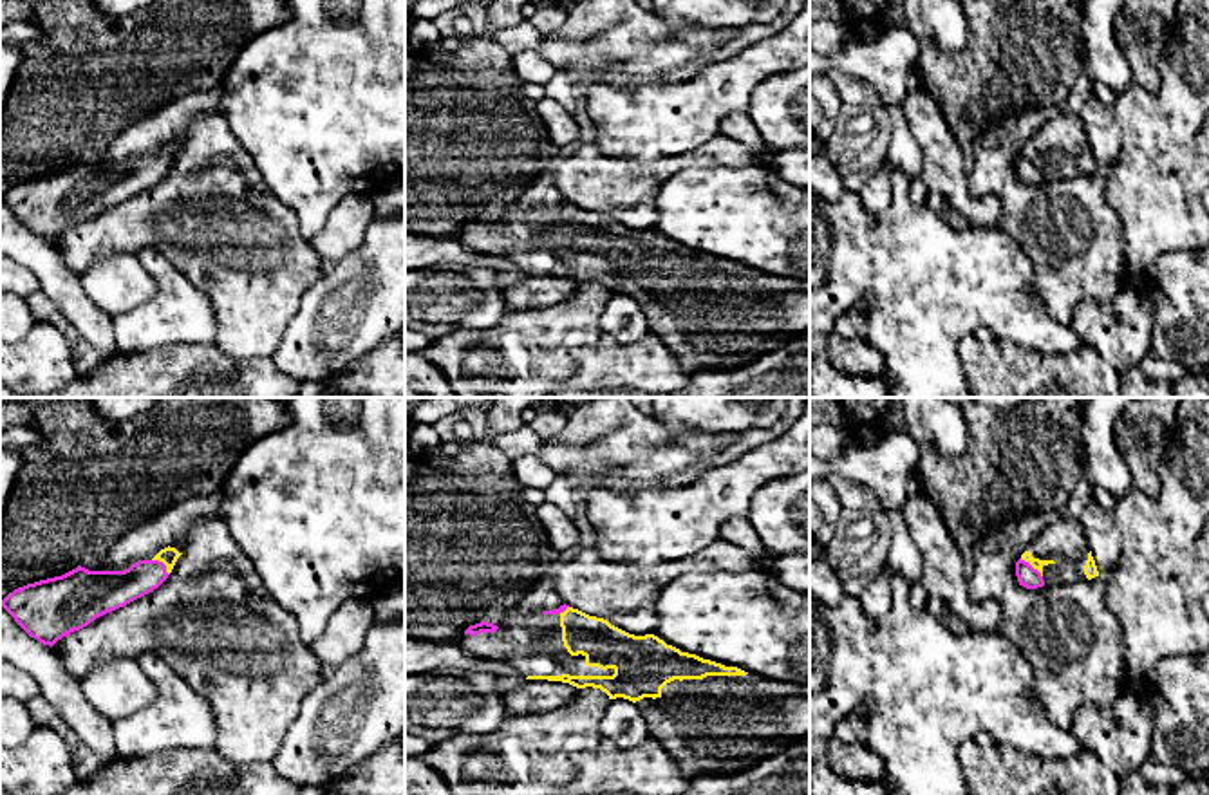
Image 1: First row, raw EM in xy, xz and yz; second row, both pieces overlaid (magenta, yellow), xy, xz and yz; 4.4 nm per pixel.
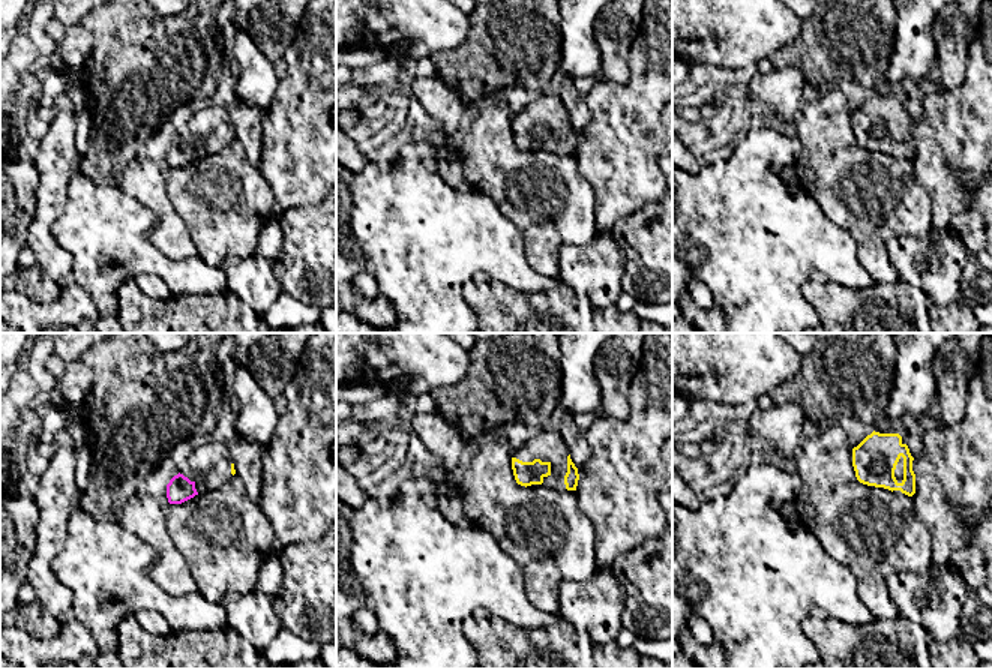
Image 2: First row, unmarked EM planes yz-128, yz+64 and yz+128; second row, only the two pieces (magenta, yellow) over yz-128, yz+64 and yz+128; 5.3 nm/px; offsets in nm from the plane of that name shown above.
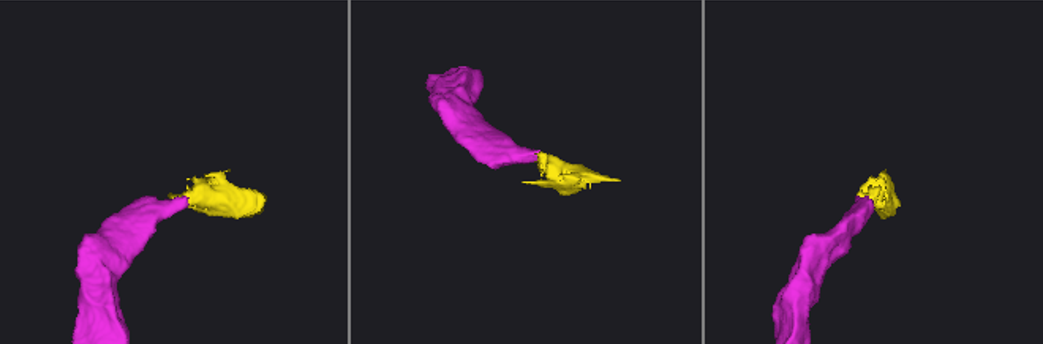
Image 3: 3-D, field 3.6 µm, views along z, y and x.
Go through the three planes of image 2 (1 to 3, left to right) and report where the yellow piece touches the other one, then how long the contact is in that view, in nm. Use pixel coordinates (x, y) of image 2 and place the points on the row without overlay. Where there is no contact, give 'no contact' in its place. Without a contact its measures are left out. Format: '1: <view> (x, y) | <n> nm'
1: no contact
2: no contact
3: no contact

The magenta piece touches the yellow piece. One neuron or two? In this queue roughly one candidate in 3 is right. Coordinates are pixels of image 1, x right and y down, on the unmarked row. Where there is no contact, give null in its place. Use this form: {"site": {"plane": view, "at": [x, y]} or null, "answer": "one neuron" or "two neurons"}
{"site": {"plane": "yz", "at": [1030, 161]}, "answer": "one neuron"}

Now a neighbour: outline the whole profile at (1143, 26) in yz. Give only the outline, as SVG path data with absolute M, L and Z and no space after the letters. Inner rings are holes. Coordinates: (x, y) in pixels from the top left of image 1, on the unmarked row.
M1126 0L1115 16L1115 36L1140 92L1157 94L1160 89L1158 61L1176 20L1176 7L1178 0Z

